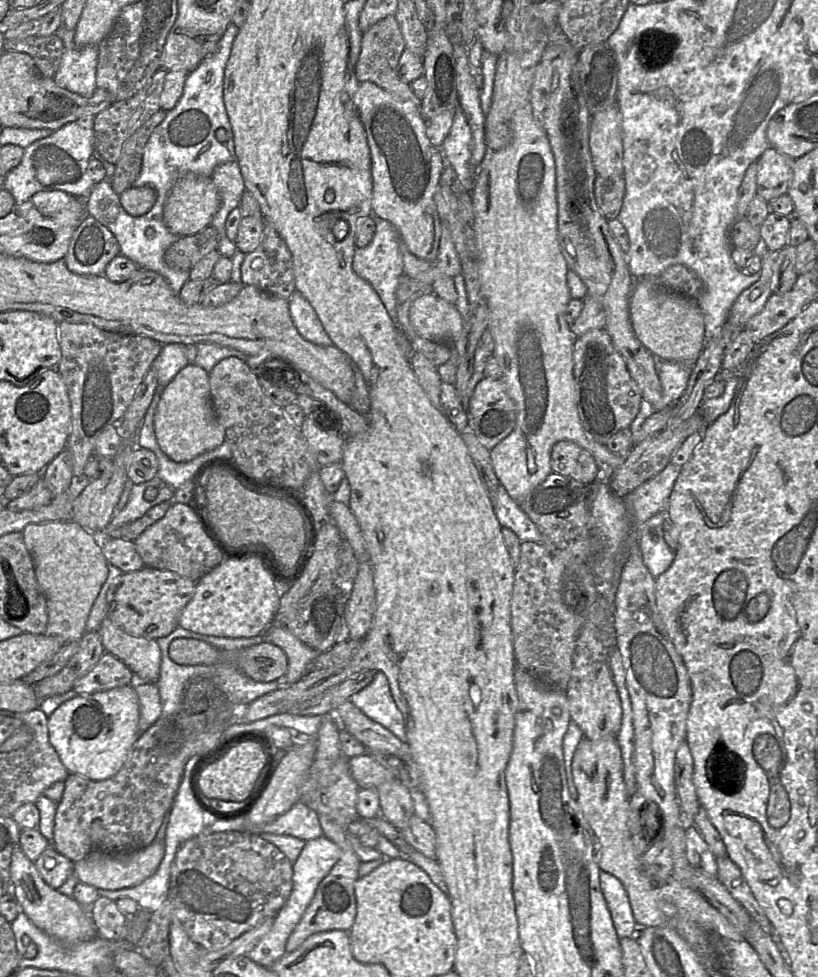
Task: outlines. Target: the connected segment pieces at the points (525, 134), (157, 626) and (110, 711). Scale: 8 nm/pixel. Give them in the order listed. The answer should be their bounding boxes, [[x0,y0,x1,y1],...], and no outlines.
[[471,105,628,503],[107,567,196,639],[48,684,139,781]]

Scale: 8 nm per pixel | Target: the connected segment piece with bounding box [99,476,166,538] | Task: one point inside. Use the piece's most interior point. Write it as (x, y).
(137, 506)

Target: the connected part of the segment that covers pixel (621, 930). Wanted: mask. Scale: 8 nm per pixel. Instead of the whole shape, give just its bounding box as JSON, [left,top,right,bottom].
[599,870,639,939]

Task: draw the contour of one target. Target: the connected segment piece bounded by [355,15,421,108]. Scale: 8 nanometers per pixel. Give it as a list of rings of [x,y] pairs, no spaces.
[[[390,15],[379,20],[362,35],[361,51],[355,66],[355,75],[360,83],[373,82],[399,99],[420,108],[421,100],[414,94],[410,84],[400,79],[397,72],[398,62],[405,49],[405,41],[395,16]]]

